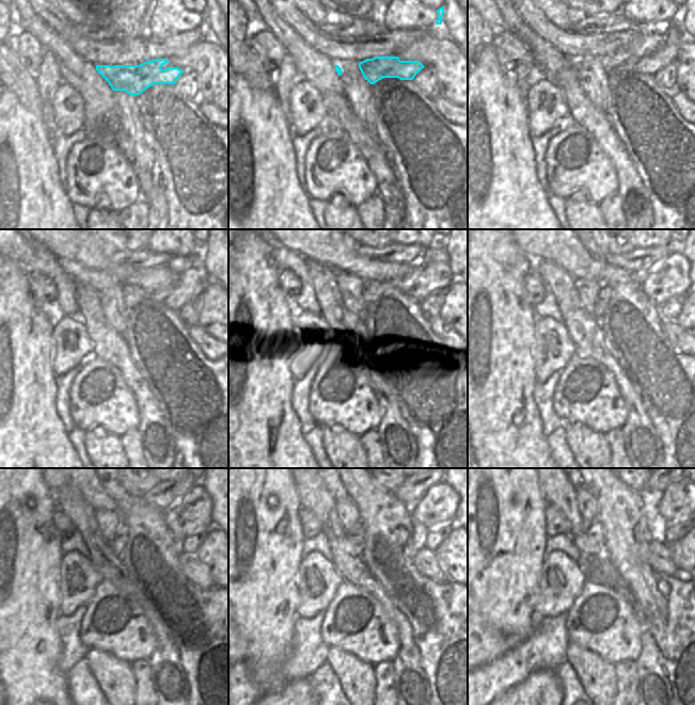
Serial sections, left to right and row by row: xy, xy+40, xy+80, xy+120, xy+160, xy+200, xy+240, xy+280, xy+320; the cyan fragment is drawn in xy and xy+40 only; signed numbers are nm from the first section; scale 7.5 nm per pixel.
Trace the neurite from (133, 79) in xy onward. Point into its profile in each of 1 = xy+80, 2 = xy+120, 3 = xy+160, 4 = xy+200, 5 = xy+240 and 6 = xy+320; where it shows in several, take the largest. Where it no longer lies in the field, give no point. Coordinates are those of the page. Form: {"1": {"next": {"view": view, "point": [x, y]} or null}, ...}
{"1": {"next": {"view": "xy+80", "point": [651, 63]}}, "2": {"next": {"view": "xy+120", "point": [192, 277]}}, "3": {"next": {"view": "xy+160", "point": [432, 275]}}, "4": {"next": {"view": "xy+200", "point": [670, 276]}}, "5": {"next": {"view": "xy+240", "point": [192, 514]}}, "6": {"next": {"view": "xy+320", "point": [679, 500]}}}

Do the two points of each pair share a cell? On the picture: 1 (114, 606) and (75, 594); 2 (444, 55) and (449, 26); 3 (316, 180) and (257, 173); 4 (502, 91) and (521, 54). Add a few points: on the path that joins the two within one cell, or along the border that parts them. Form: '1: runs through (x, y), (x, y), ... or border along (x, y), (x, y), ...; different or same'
1: border along (101, 580), (84, 606); different
2: border along (444, 32), (456, 44); different
3: border along (303, 190), (309, 197); different
4: border along (495, 52), (500, 65), (507, 70), (514, 71); different

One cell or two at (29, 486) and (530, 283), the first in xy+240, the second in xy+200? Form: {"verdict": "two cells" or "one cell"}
{"verdict": "two cells"}

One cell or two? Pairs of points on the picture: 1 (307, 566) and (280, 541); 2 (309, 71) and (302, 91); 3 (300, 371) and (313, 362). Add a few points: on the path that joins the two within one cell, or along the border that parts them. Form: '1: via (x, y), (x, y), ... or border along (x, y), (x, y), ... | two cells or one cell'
1: border along (303, 556), (299, 565), (298, 585) | two cells
2: border along (300, 77), (309, 81), (324, 96) | two cells
3: via (303, 368), (310, 362) | one cell

